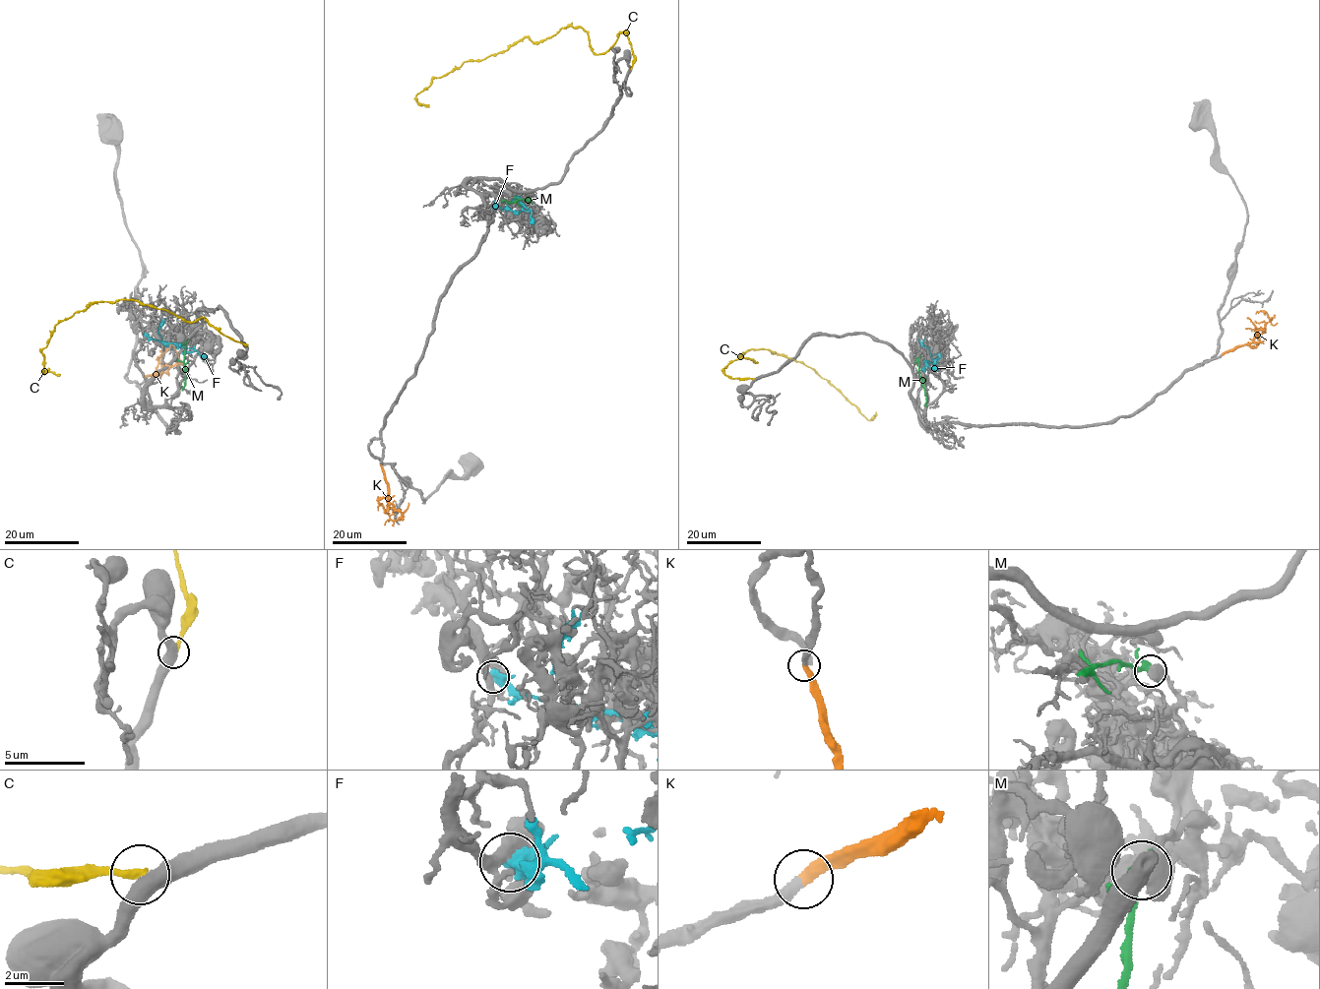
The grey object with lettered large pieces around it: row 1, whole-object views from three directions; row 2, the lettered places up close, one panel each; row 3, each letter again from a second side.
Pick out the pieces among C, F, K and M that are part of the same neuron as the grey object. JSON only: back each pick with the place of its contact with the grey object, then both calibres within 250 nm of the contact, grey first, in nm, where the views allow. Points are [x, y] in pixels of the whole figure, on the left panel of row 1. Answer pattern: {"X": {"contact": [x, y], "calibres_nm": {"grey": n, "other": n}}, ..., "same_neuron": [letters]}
{"K": {"contact": [145, 377], "calibres_nm": {"grey": 340, "other": 360}}, "same_neuron": ["K"]}

